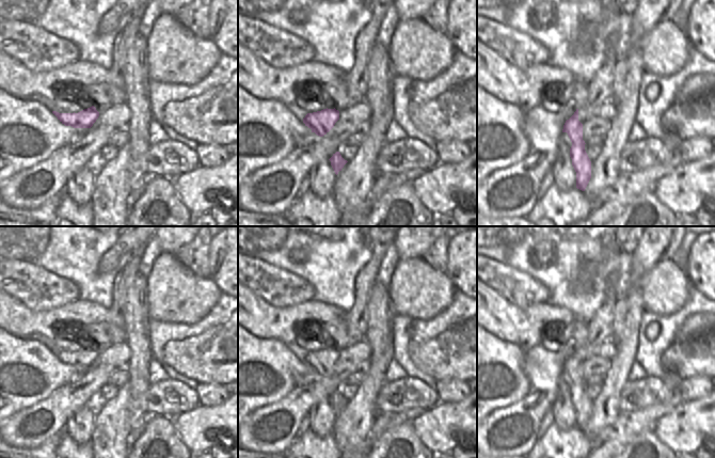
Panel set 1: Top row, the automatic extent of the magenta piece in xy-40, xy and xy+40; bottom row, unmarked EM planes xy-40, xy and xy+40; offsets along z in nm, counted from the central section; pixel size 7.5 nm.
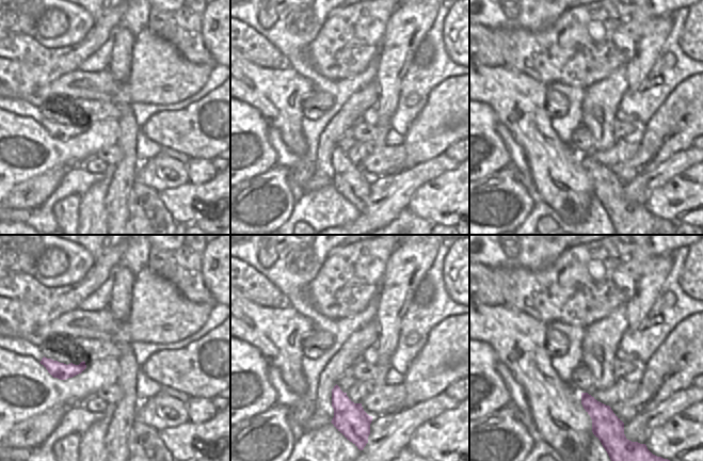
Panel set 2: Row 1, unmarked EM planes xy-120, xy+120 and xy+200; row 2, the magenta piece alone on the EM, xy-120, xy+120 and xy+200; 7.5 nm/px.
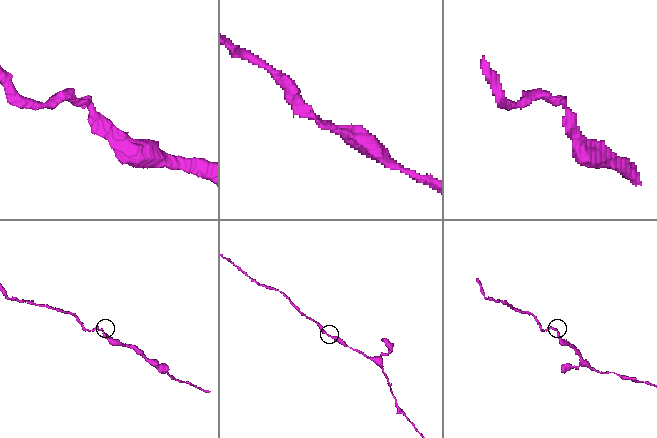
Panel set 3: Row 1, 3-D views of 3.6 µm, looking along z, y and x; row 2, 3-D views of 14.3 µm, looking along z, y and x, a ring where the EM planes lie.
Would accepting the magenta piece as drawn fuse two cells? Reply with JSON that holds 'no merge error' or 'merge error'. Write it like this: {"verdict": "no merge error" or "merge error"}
{"verdict": "no merge error"}

